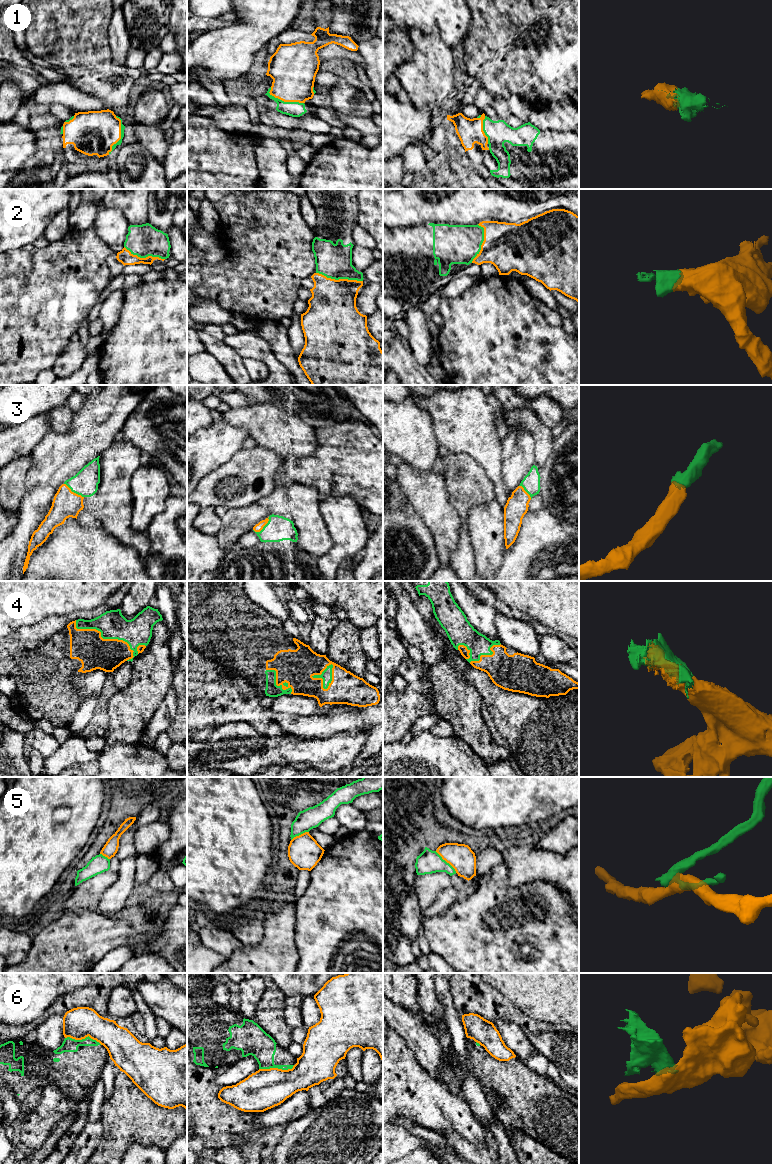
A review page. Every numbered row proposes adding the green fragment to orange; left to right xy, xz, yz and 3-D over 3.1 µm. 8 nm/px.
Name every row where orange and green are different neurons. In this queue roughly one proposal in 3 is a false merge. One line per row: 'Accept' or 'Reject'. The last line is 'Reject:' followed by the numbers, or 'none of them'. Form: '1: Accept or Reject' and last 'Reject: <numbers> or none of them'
1: Accept
2: Accept
3: Accept
4: Accept
5: Reject
6: Reject
Reject: 5, 6

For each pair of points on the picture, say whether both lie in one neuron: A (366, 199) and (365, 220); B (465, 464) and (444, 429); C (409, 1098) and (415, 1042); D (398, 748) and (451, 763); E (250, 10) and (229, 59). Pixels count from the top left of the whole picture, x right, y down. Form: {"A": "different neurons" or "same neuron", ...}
{"A": "same neuron", "B": "different neurons", "C": "different neurons", "D": "same neuron", "E": "same neuron"}

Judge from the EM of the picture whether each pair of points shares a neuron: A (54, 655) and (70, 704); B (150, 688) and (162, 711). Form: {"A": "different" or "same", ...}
{"A": "same", "B": "different"}

